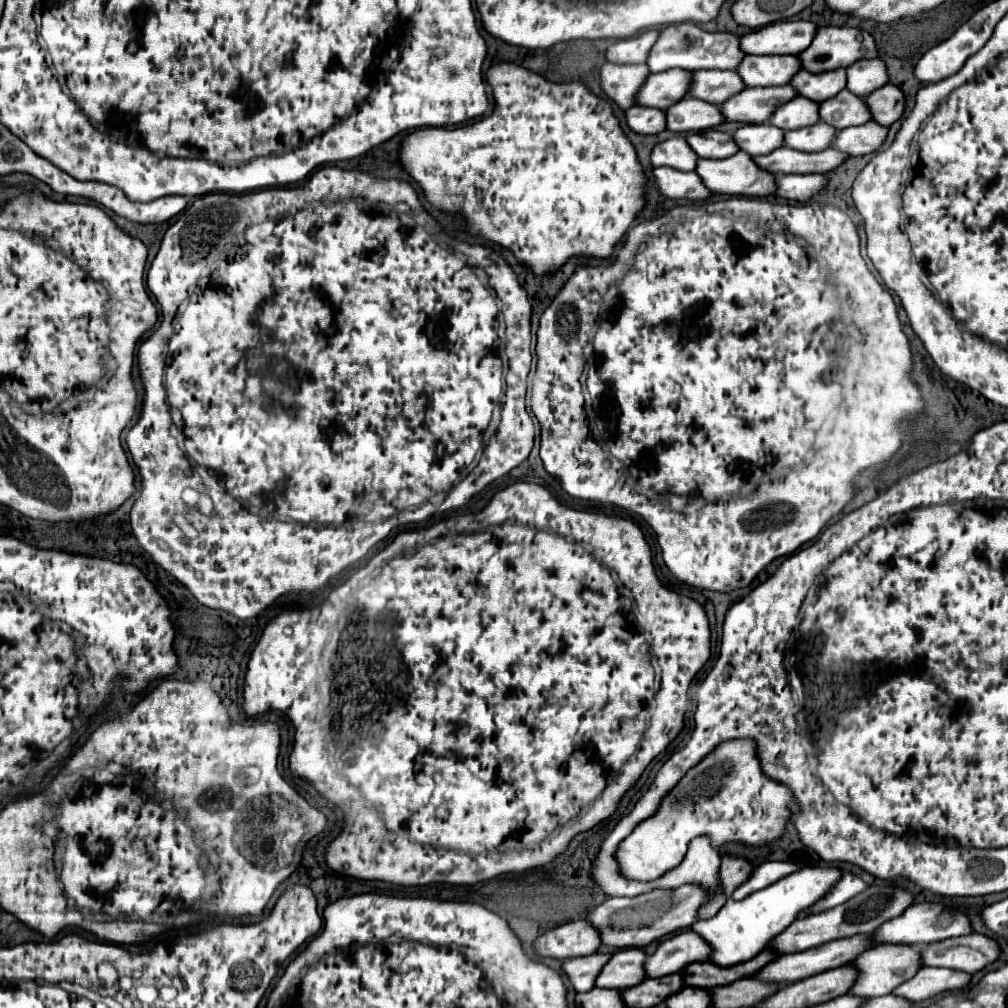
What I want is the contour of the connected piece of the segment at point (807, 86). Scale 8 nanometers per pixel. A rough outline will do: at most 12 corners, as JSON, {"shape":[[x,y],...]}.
{"shape":[[843,68],[827,74],[801,70],[791,84],[815,102],[839,94],[847,84]]}

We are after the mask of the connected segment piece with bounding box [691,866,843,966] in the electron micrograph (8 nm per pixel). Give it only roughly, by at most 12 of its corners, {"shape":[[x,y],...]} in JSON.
{"shape":[[801,868],[691,928],[711,962],[759,954],[835,882]]}

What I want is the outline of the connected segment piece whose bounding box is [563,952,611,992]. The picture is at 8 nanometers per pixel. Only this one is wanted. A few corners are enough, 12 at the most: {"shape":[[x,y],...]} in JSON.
{"shape":[[589,954],[563,962],[577,992],[595,986],[611,954]]}

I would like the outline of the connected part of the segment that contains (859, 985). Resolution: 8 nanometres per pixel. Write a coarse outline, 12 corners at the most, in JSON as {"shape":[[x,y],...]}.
{"shape":[[877,946],[851,964],[851,994],[891,994],[913,978],[917,946]]}

